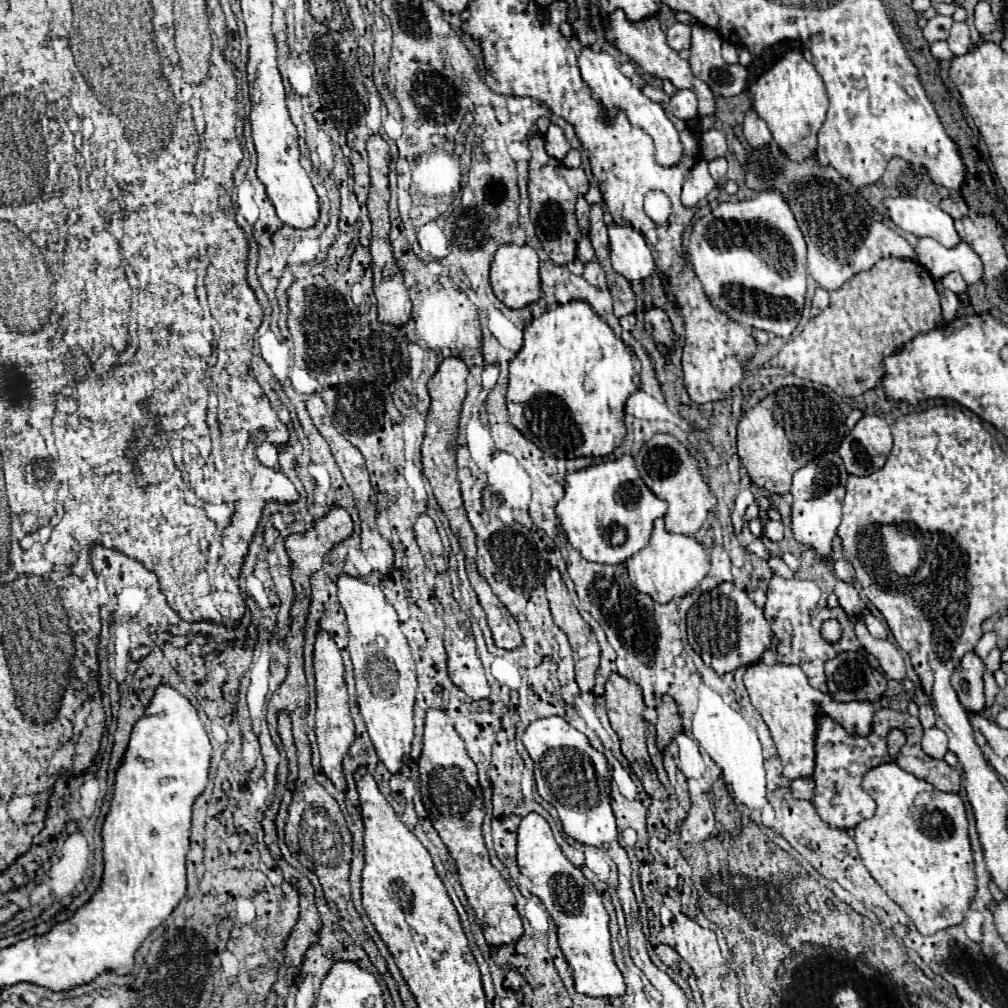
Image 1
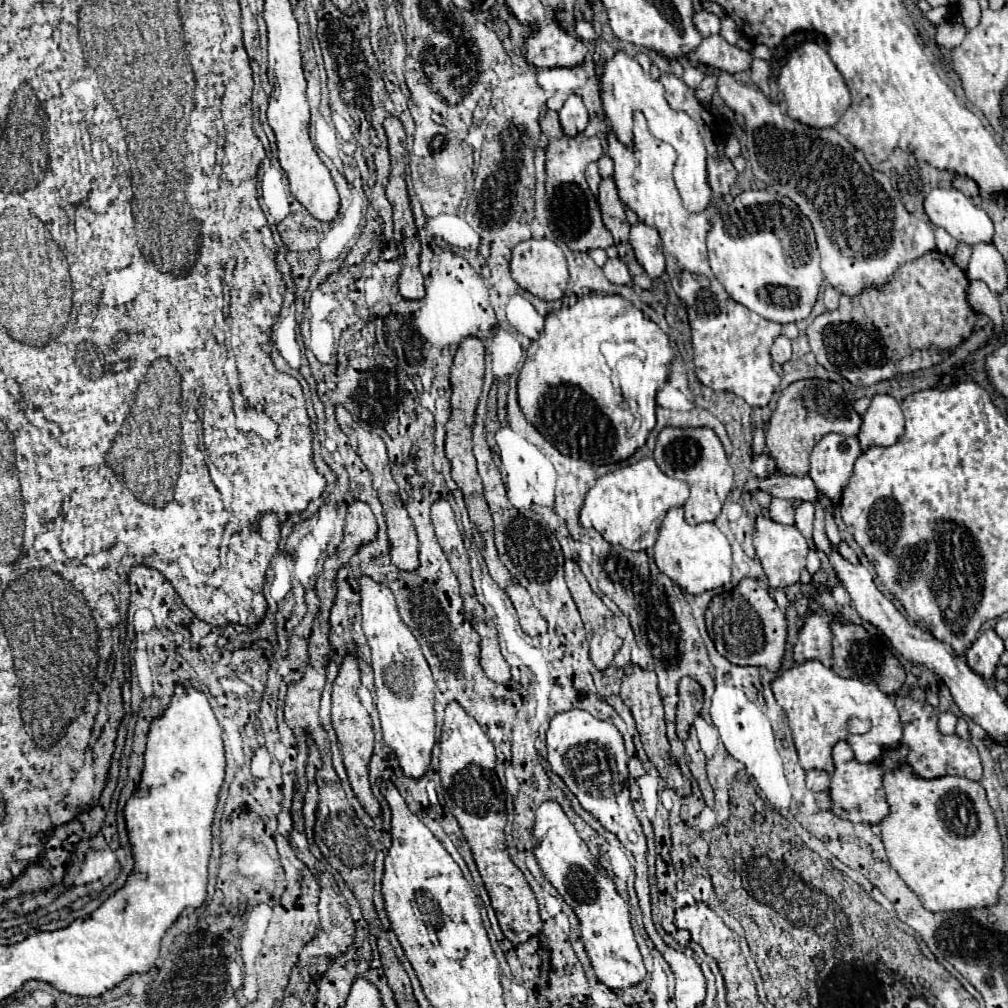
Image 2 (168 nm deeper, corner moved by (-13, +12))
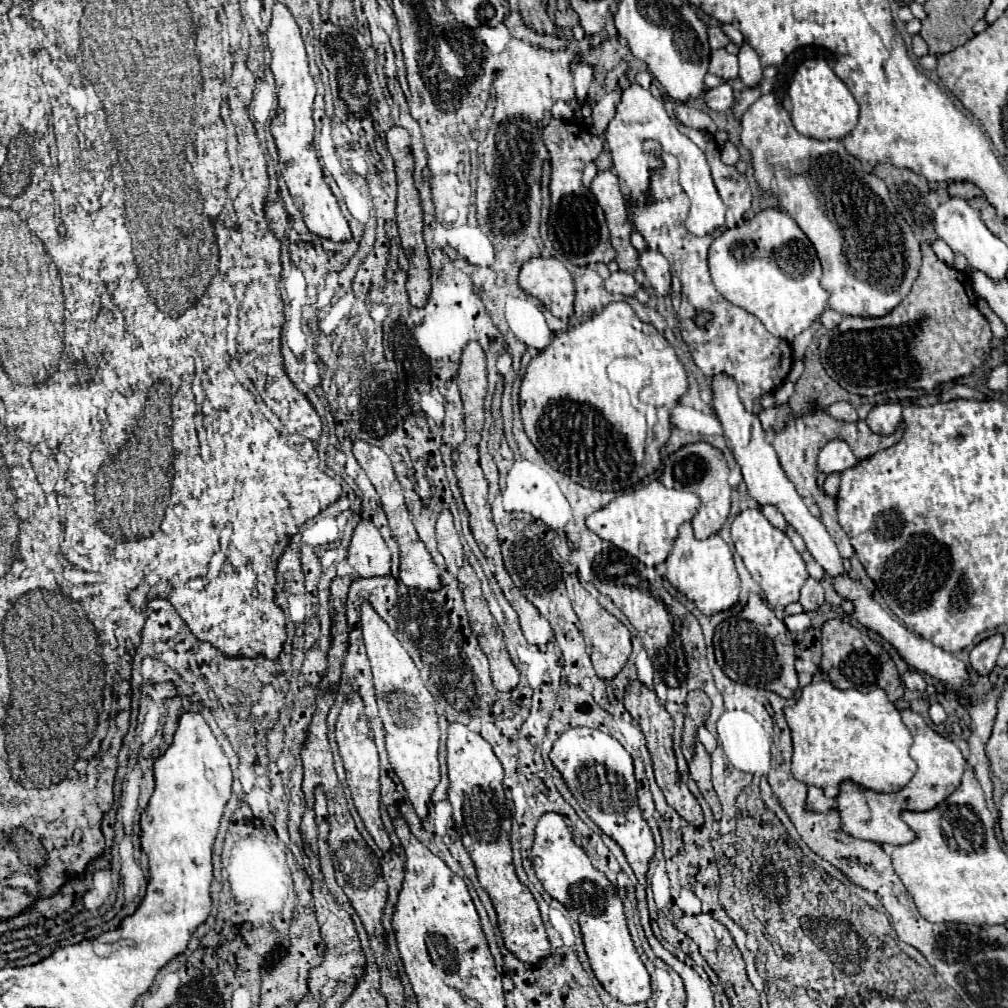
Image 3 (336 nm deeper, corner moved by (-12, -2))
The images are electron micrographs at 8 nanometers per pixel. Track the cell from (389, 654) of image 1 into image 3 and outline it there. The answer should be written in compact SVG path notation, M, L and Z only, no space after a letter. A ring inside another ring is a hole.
M362 604L360 616L362 616L364 644L376 684L378 710L386 730L386 750L390 756L390 764L398 774L398 778L402 780L416 814L422 820L426 820L430 796L440 782L440 764L438 764L440 730L438 730L436 702L430 696L428 688L422 684L420 672L414 666L412 658L396 640L396 636L390 632L388 624L374 612L374 608L370 604Z

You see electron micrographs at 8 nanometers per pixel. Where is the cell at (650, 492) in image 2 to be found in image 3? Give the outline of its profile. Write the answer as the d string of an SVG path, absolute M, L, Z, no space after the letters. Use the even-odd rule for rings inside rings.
M654 480L650 484L638 484L630 494L614 498L606 508L588 516L586 524L604 540L626 550L646 566L658 566L666 562L672 552L672 544L678 536L678 528L690 522L700 508L700 498L692 492L670 490L662 482Z

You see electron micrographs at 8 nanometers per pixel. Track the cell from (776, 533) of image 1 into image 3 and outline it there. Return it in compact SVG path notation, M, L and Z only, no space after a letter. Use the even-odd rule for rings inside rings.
M766 504L766 506L762 506L762 512L764 512L764 516L770 520L770 524L774 524L776 528L780 528L780 530L786 530L786 520L784 520L784 516L782 516L782 512L776 508L776 506L772 506L772 504Z

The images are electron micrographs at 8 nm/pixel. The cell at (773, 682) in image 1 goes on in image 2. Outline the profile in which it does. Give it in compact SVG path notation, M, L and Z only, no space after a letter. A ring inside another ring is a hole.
M805 660L803 664L795 664L793 668L781 672L771 682L771 690L775 694L777 704L785 710L789 718L799 762L803 770L809 770L807 788L813 792L829 790L829 774L833 772L831 750L837 744L837 740L847 740L853 746L855 758L865 764L879 760L887 748L899 746L903 730L893 698L883 694L873 682L865 684L861 680L839 678L831 668L825 668L819 660ZM853 716L857 716L859 720L871 720L871 732L861 736L851 734L847 722Z

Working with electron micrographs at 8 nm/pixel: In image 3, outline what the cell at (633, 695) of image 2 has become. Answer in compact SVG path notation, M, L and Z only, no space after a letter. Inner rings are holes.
M632 680L626 686L626 694L624 694L624 706L630 712L630 716L640 724L646 740L648 740L648 752L652 756L654 762L654 776L656 782L660 786L660 790L666 796L666 802L684 818L688 820L692 826L702 826L704 824L704 814L702 808L698 804L698 800L694 798L694 794L688 790L688 786L680 780L680 772L676 768L676 758L674 758L674 750L672 750L672 732L674 732L674 722L670 718L670 714L666 712L666 708L658 702L656 692L648 690L640 680Z

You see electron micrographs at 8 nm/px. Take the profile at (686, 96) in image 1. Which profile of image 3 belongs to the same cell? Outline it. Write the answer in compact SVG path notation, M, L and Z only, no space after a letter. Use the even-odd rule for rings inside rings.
M722 84L718 88L710 88L704 96L704 102L712 108L712 110L728 110L734 106L734 92L730 88L730 84Z

